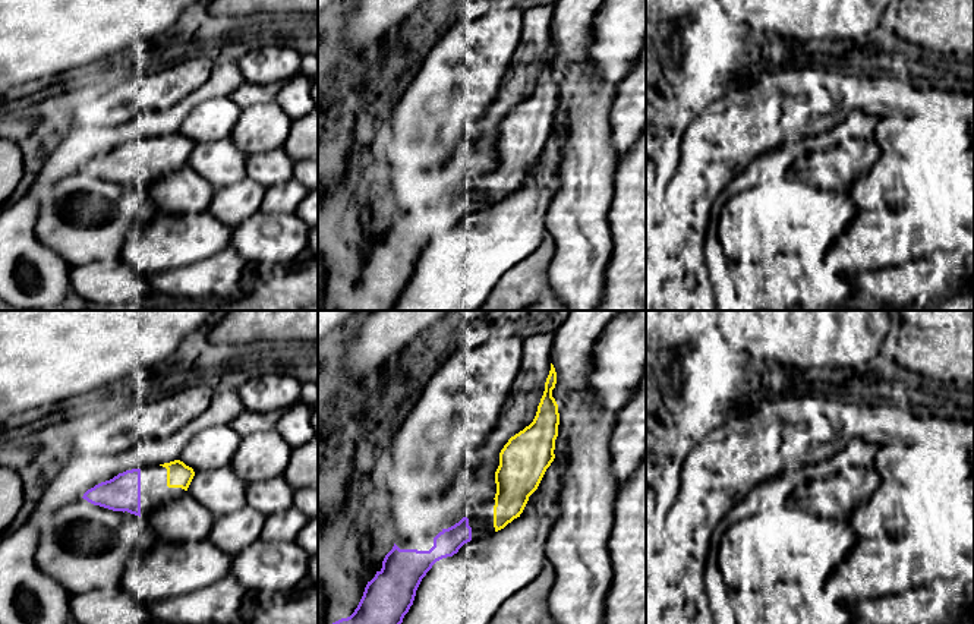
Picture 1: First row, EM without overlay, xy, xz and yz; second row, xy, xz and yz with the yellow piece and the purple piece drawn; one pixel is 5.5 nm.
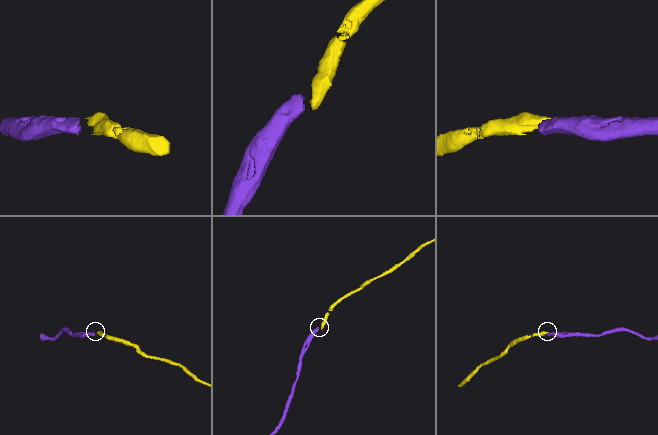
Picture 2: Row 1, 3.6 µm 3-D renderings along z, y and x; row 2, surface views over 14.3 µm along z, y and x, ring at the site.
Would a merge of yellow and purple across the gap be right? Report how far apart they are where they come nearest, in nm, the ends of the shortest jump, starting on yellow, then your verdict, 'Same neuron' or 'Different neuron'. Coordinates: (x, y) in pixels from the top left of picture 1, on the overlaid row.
Distance 110 nm. Across: xy (160, 465), (139, 469). Same neuron

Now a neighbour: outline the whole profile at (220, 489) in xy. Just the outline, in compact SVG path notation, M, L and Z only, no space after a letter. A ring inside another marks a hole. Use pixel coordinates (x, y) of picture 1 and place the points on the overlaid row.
M230 466L195 473L189 488L190 497L221 517L248 507L245 485Z

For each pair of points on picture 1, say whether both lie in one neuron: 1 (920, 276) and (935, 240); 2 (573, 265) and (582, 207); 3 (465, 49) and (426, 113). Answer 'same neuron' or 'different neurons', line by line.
1: different neurons
2: same neuron
3: same neuron

